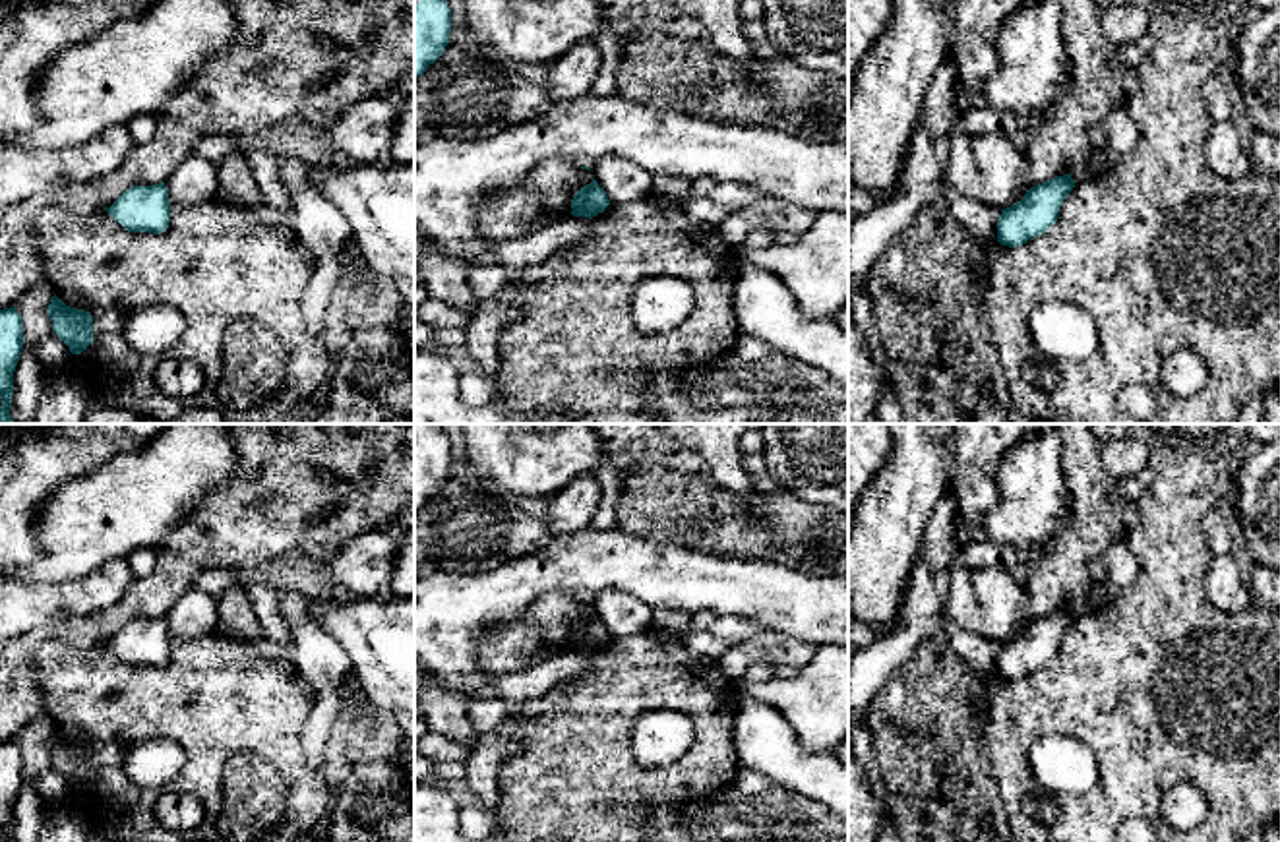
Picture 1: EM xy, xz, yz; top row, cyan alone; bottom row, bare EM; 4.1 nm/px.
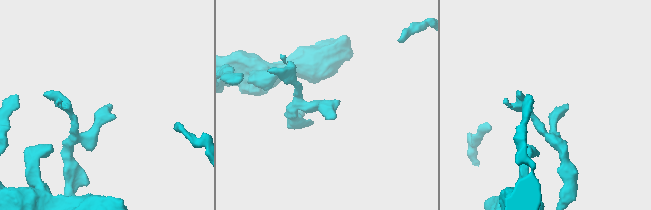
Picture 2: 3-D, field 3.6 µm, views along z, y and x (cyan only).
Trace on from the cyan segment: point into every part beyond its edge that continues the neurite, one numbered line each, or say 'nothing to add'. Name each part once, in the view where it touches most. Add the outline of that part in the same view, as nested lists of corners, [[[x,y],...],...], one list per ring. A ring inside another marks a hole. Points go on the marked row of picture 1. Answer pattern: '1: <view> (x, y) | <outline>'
nothing to add

